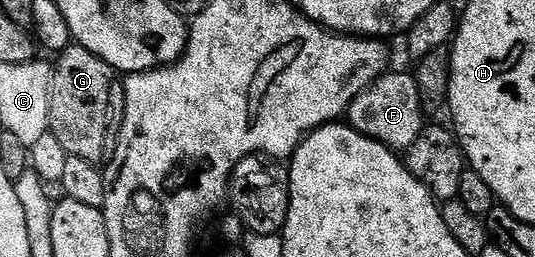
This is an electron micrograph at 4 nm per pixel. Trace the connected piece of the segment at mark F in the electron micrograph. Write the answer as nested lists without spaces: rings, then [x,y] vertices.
[[[383,73],[363,93],[356,95],[356,99],[352,99],[344,117],[353,129],[384,143],[392,150],[410,149],[424,128],[424,110],[414,73]]]

